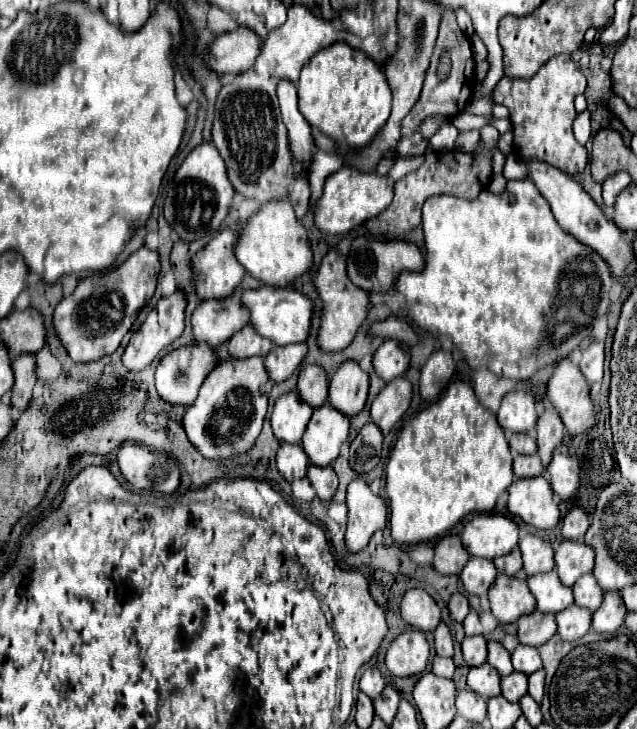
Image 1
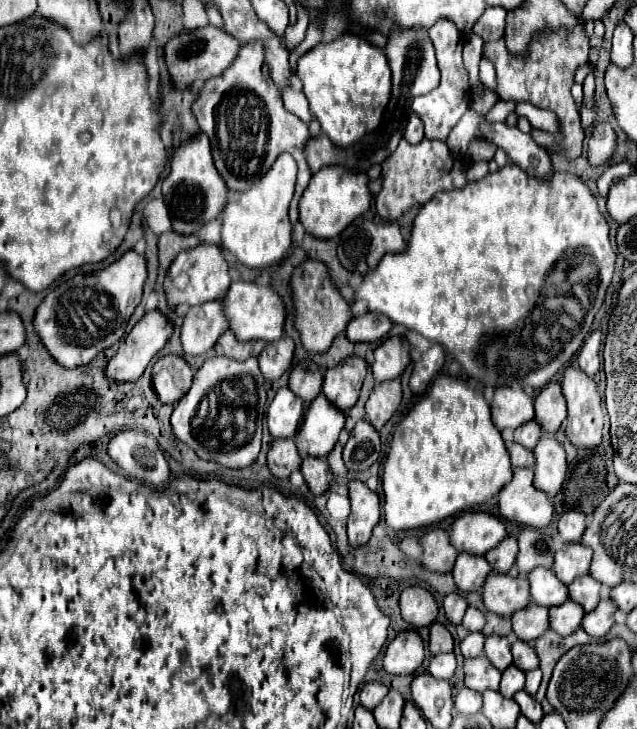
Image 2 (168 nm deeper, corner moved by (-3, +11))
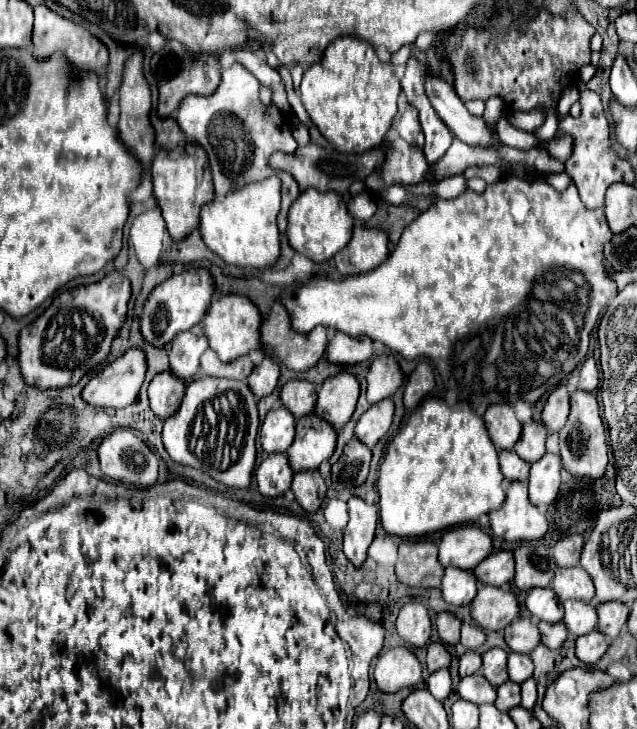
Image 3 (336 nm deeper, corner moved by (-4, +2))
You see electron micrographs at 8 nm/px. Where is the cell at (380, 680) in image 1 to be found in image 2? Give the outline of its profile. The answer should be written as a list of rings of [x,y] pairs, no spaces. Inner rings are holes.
[[[367,683],[359,695],[359,705],[363,705],[365,709],[373,711],[375,705],[387,695],[387,687],[383,687],[381,683]]]

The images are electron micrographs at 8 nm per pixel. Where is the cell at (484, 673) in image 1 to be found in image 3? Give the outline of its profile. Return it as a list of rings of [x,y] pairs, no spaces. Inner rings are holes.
[[[470,674],[468,678],[462,678],[458,684],[460,698],[472,702],[472,704],[484,704],[496,700],[496,688],[480,674]]]

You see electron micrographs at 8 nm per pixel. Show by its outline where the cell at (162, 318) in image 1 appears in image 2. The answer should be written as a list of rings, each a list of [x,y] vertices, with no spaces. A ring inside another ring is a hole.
[[[149,311],[131,329],[115,357],[105,367],[107,381],[127,383],[143,375],[149,361],[163,349],[173,333],[173,325],[159,313]]]

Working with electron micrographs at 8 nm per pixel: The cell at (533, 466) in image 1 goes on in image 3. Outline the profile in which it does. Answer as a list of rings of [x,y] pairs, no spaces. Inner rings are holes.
[[[514,450],[500,452],[500,470],[508,480],[528,480],[530,464],[524,462]]]

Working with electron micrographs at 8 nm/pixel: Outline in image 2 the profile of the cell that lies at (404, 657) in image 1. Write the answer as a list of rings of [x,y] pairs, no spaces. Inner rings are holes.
[[[417,631],[399,633],[385,651],[383,669],[391,675],[411,675],[425,659],[425,647]]]

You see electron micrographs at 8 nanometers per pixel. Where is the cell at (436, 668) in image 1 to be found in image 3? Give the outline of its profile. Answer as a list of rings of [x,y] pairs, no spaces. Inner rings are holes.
[[[448,668],[432,672],[426,684],[428,684],[428,690],[432,692],[432,696],[436,700],[444,700],[450,694],[450,690],[452,690],[452,678],[450,678]]]

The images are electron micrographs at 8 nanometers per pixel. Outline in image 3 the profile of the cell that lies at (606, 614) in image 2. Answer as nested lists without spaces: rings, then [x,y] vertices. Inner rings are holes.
[[[592,630],[592,634],[584,634],[584,638],[576,640],[576,656],[584,664],[596,664],[596,660],[604,656],[608,646],[608,638],[604,638],[600,630]]]

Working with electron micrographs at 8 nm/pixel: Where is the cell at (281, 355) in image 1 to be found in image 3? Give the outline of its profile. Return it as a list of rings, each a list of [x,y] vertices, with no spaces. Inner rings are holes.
[[[264,354],[264,360],[252,370],[248,378],[248,386],[256,394],[256,398],[264,398],[274,392],[280,378],[280,364],[270,354]]]

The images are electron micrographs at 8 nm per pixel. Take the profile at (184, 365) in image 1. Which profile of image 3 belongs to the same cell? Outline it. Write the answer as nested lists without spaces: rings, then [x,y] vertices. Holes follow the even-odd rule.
[[[170,372],[156,374],[148,388],[148,398],[154,414],[162,420],[176,414],[184,398],[184,390],[186,390],[186,382],[182,378],[176,378]]]

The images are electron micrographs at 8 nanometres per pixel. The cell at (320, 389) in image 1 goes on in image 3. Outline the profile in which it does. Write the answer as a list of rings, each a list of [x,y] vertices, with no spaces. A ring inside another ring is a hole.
[[[288,380],[280,390],[280,400],[294,414],[294,418],[302,418],[314,410],[316,388],[308,380]]]

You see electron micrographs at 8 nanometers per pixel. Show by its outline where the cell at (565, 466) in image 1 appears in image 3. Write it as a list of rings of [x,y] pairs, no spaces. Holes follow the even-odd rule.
[[[546,452],[538,462],[532,464],[528,492],[530,492],[530,502],[534,506],[546,508],[556,500],[560,490],[560,470],[562,470],[560,456],[550,452]]]

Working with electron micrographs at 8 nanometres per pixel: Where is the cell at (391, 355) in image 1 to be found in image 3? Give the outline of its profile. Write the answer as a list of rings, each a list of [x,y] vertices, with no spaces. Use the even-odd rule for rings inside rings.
[[[378,356],[368,372],[368,402],[376,404],[392,396],[404,382],[404,374],[394,356]]]

